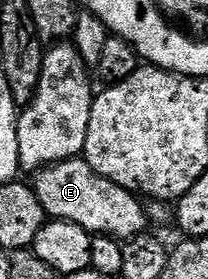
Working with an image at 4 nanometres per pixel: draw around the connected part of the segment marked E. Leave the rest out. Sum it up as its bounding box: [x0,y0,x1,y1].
[33,158,148,241]

